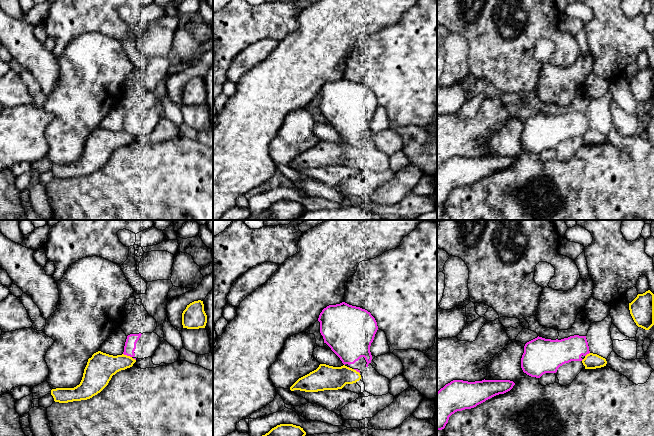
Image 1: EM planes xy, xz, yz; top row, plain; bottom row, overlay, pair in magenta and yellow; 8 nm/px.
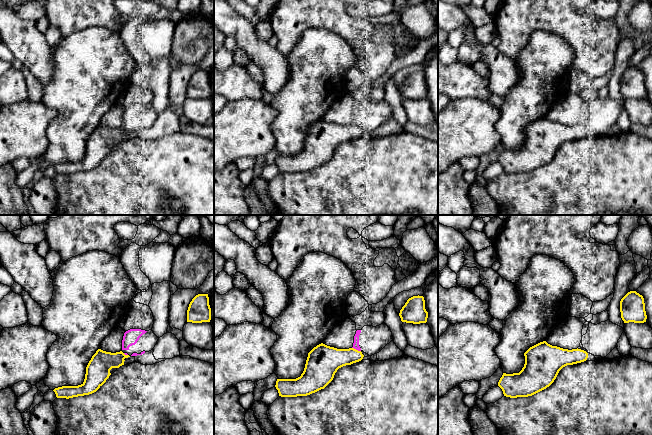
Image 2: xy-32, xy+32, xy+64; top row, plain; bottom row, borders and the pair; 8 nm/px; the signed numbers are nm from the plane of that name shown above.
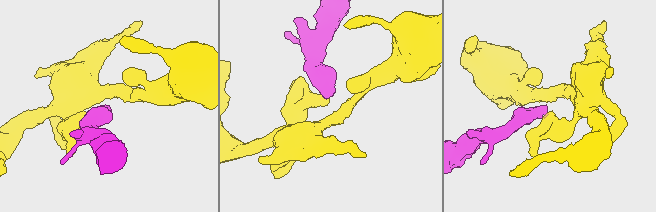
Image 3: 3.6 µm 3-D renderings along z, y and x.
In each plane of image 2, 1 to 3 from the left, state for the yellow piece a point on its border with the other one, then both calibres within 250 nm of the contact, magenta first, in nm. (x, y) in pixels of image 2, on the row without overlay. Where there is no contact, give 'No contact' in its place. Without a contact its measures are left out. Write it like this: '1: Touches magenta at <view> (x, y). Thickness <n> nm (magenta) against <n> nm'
1: Touches magenta at xy-32 (125, 130). Thickness 20 nm (magenta) against 190 nm
2: Touches magenta at xy+32 (356, 125). Thickness 50 nm (magenta) against 220 nm
3: No contact

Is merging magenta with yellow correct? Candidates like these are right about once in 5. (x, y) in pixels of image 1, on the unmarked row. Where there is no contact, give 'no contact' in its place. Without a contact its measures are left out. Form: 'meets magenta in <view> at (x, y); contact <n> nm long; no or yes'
meets magenta in xy at (129, 131); contact 120 nm long; no

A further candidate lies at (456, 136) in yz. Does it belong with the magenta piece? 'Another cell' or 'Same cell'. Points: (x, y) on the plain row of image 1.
Another cell

